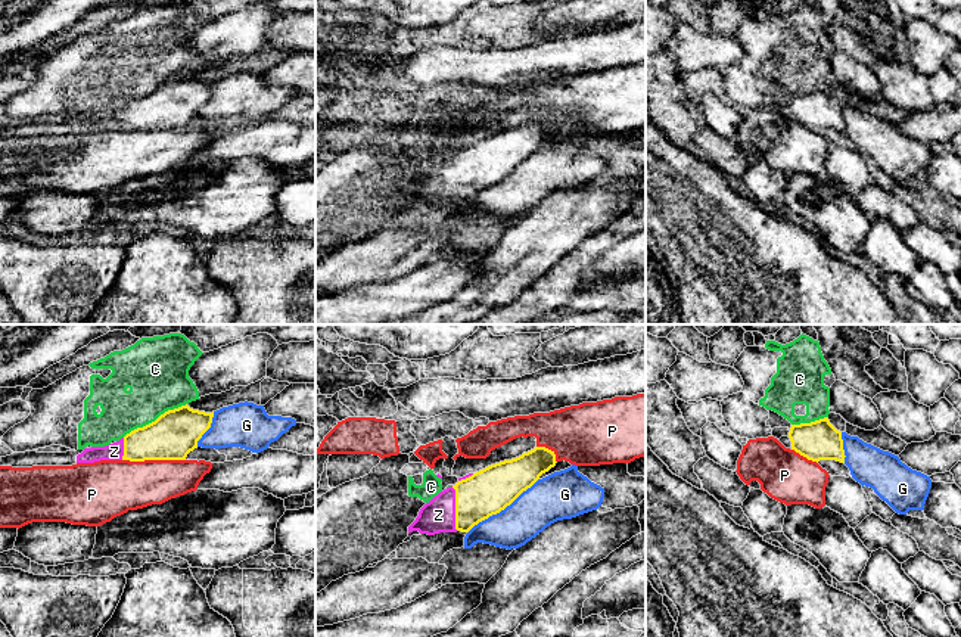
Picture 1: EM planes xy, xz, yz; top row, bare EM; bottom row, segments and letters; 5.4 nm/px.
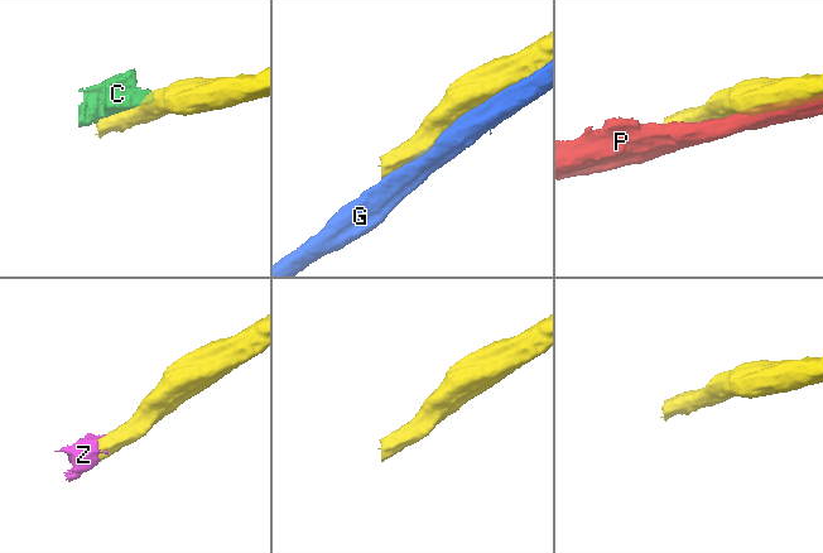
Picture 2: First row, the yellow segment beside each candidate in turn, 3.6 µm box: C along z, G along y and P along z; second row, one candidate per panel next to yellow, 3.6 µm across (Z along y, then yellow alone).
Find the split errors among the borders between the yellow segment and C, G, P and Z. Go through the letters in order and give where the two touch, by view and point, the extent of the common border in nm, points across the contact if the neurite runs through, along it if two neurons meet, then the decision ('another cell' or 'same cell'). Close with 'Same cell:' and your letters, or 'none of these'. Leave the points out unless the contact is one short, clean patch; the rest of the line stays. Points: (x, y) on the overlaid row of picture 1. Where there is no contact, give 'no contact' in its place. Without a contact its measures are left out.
C: meets yellow in xy at (155, 420); contact 400 nm long; another cell
G: meets yellow in xz at (503, 509); contact 500 nm long; another cell
P: meets yellow in xy at (154, 459); contact 340 nm long; another cell
Z: meets yellow in xz at (456, 507); contact 260 nm long; runs through xz (488, 491), (456, 507), (438, 515); same cell
Same cell: Z

